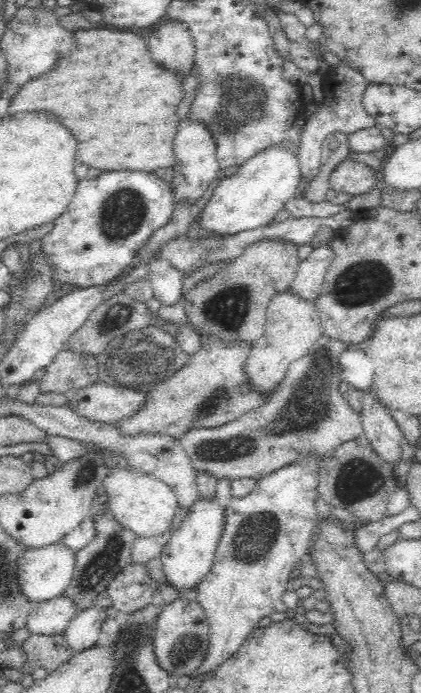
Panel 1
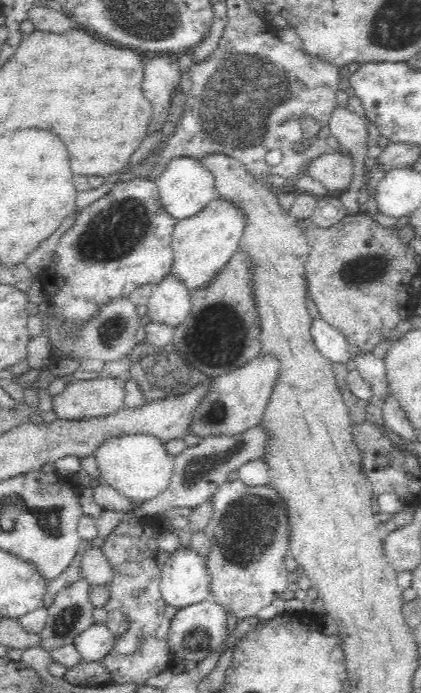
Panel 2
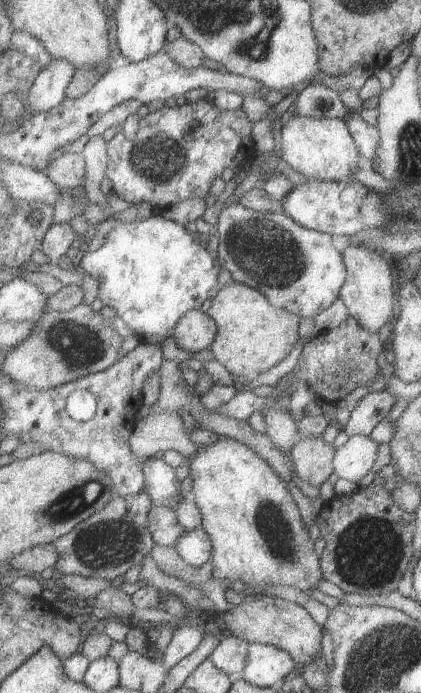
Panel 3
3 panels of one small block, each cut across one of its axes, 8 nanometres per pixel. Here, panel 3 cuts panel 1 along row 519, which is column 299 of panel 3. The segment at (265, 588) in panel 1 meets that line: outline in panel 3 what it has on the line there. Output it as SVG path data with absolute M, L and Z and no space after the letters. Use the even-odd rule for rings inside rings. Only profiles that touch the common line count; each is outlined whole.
M240 202L236 204L231 204L222 209L219 220L217 223L218 228L218 240L219 245L217 252L219 254L219 259L222 262L222 267L227 269L233 278L233 281L248 284L257 290L260 290L263 294L267 295L276 307L280 309L287 309L293 312L293 314L301 316L317 316L321 314L323 310L327 310L329 306L333 306L333 302L339 298L343 286L346 284L348 270L346 267L346 262L344 261L344 256L342 252L339 252L335 246L333 246L333 236L329 233L323 233L319 230L308 229L306 226L299 224L292 216L289 216L286 212L281 212L277 214L275 212L261 212L261 210L249 209L243 206Z

